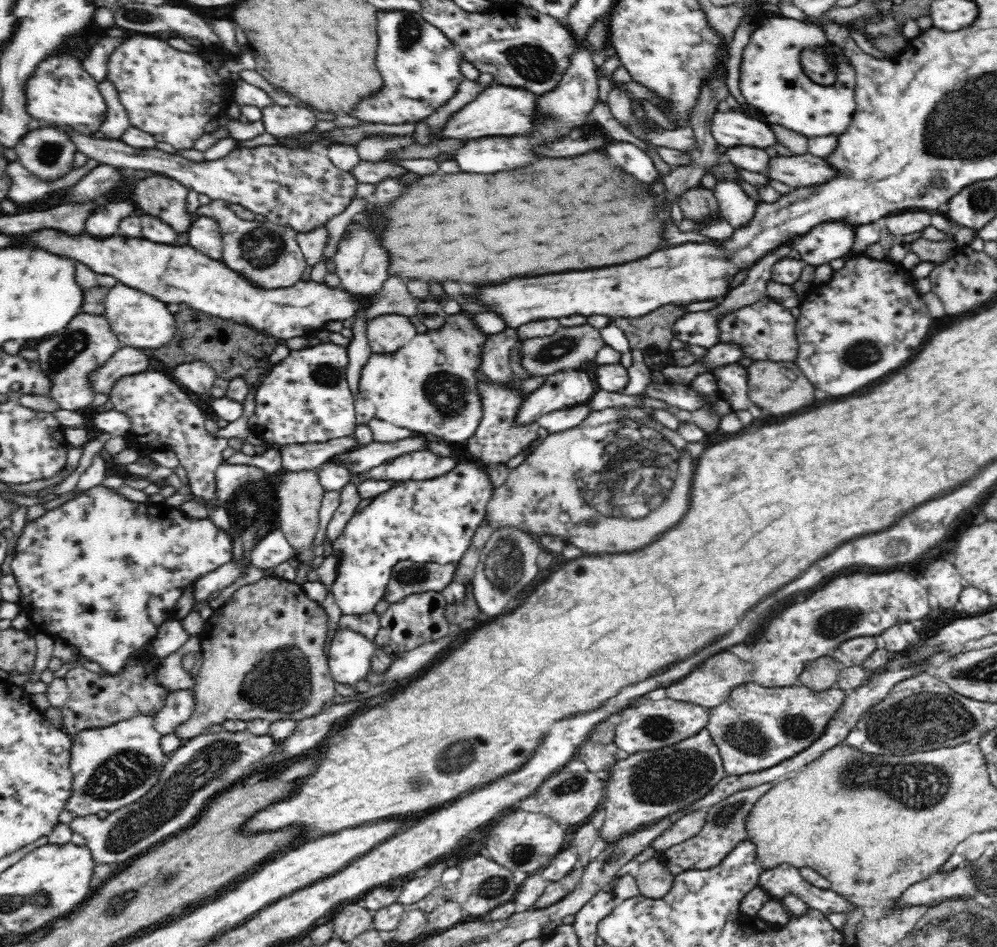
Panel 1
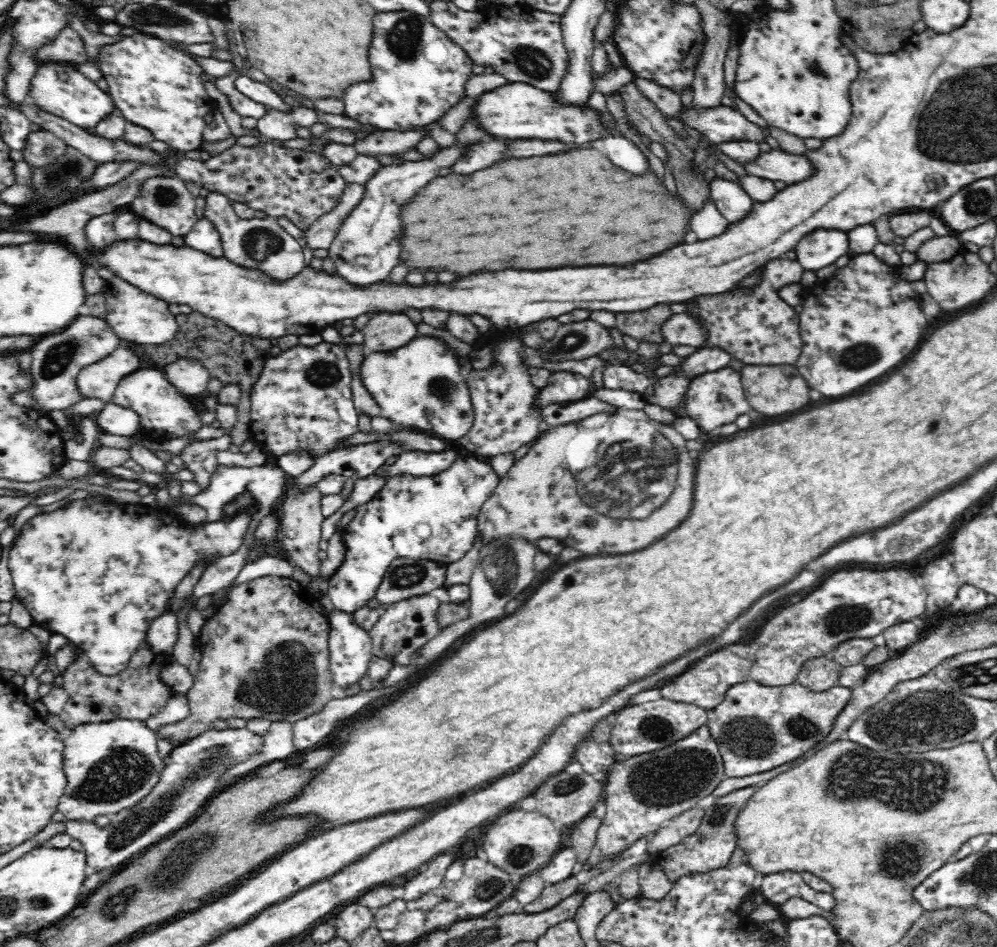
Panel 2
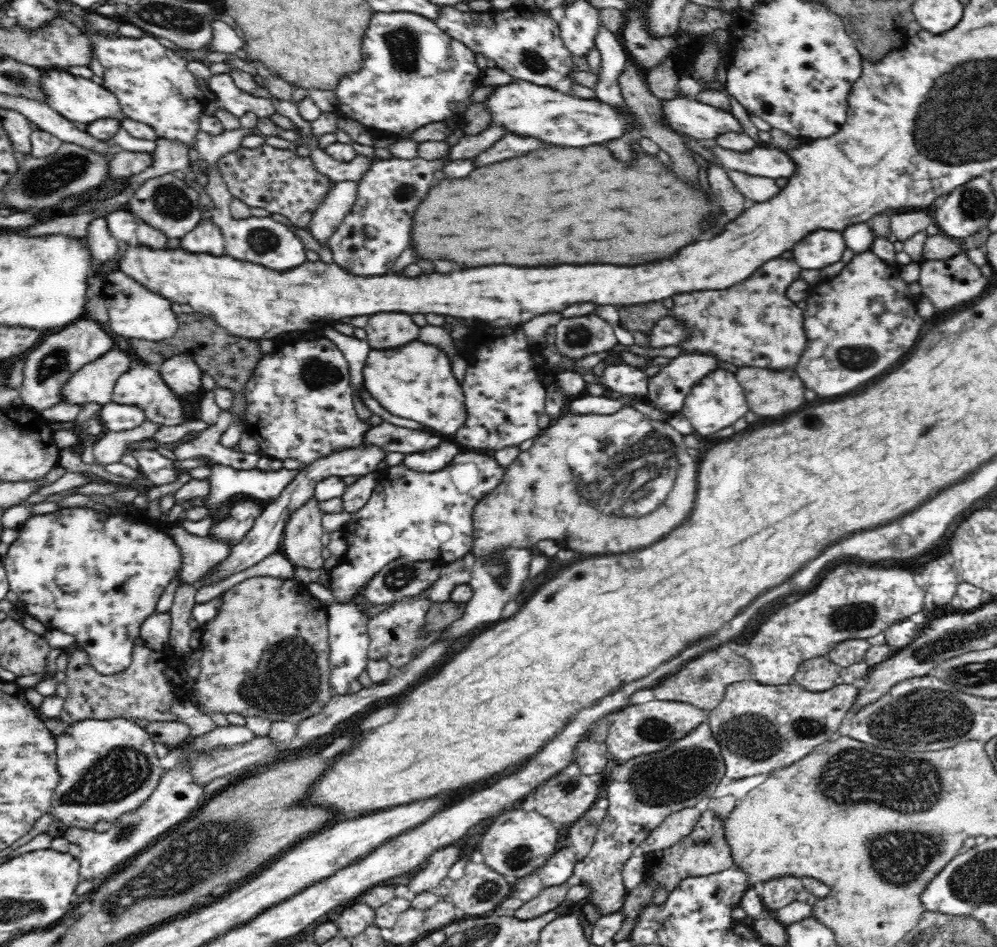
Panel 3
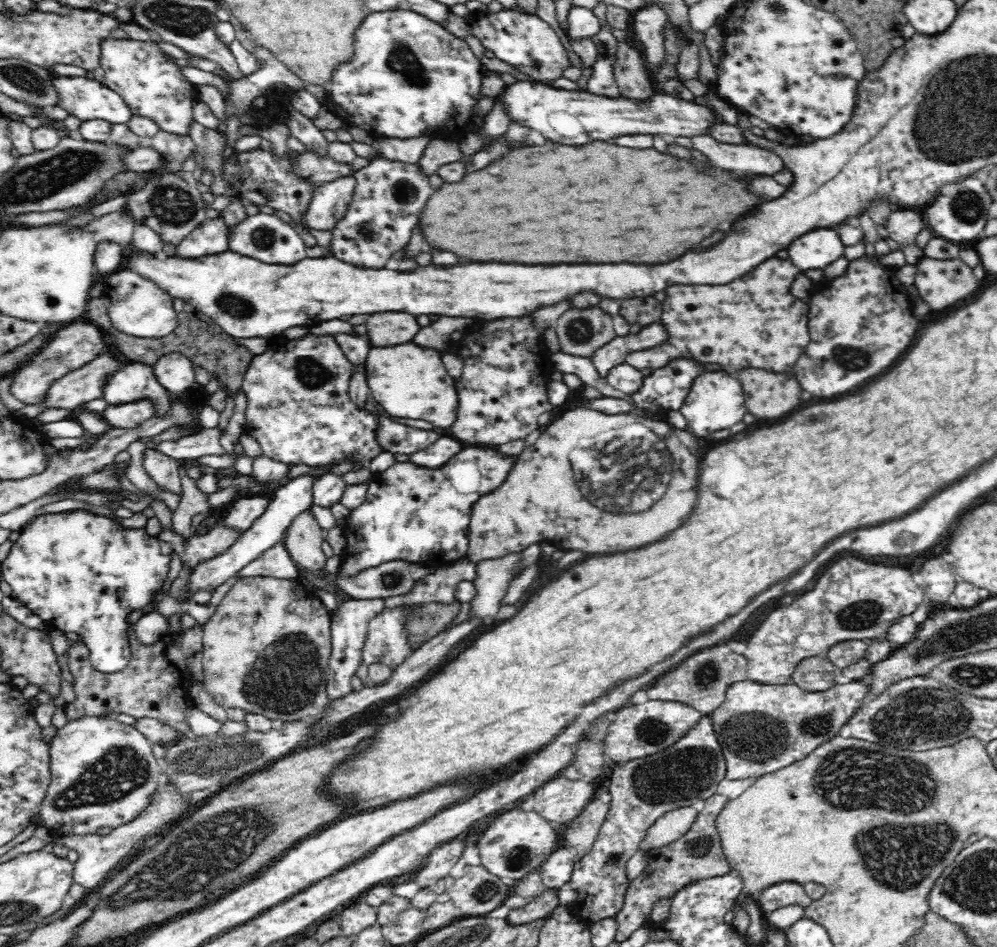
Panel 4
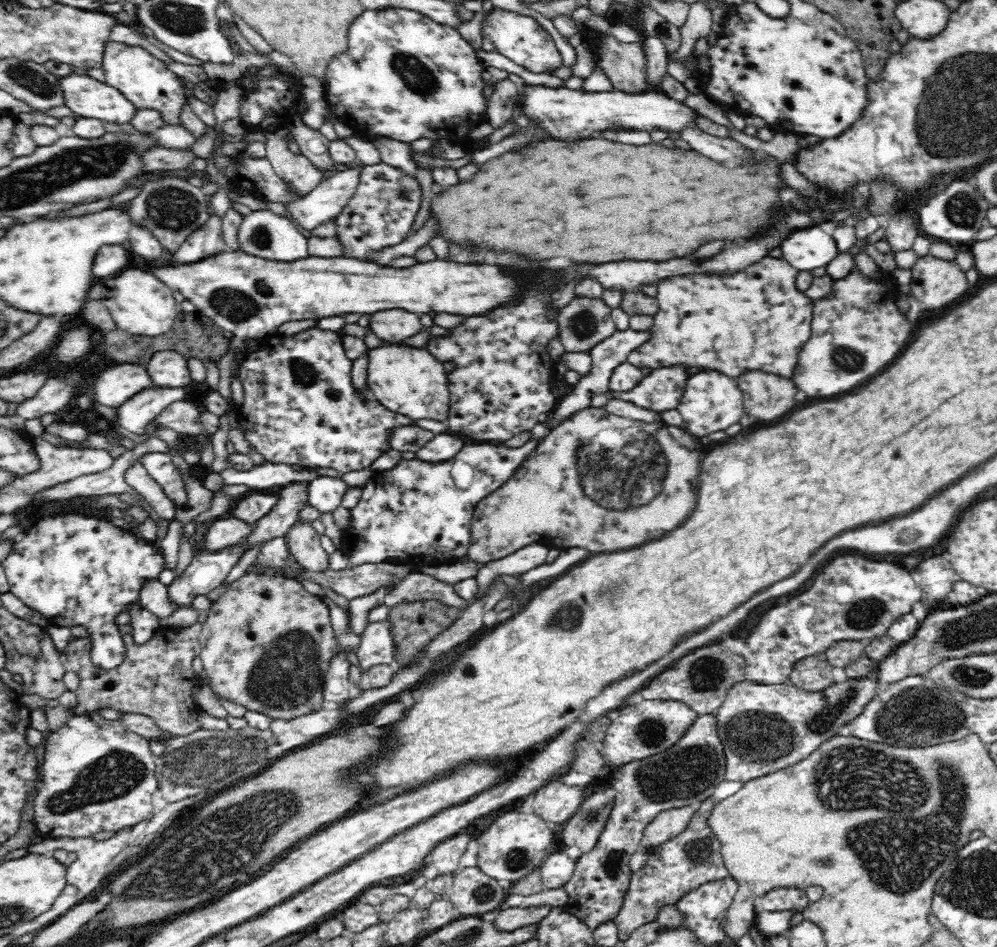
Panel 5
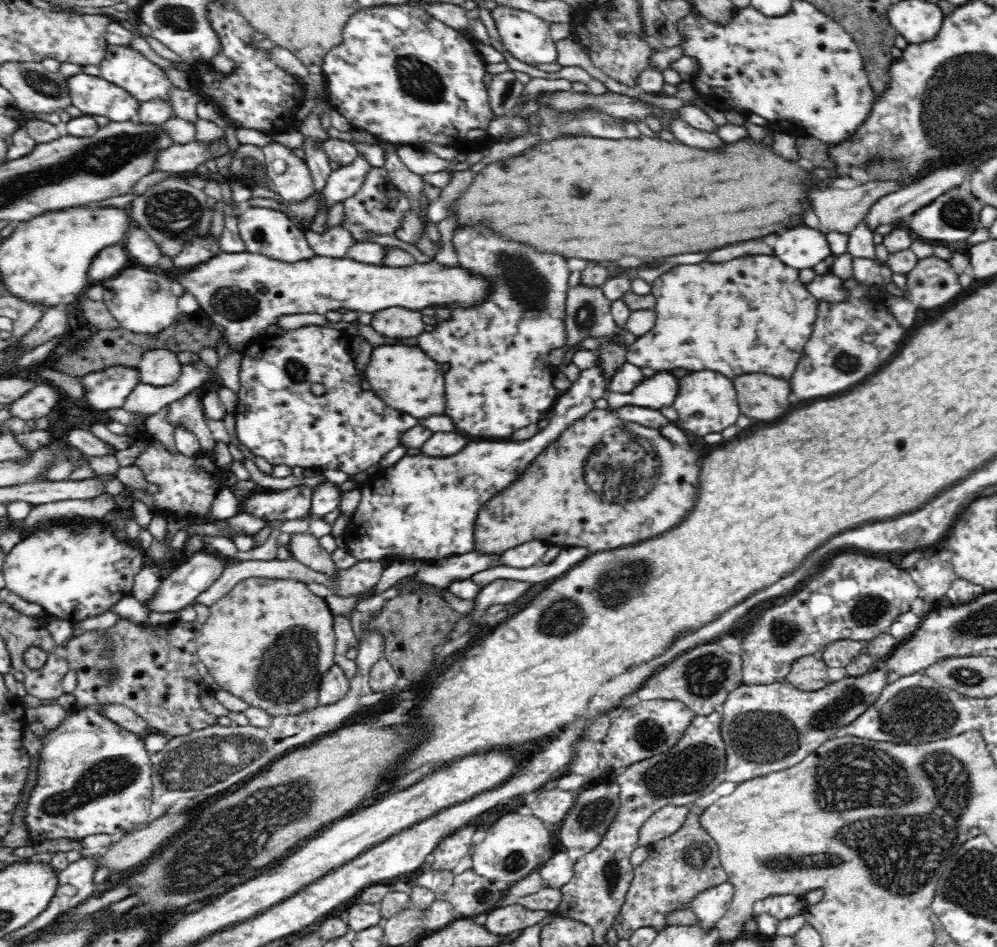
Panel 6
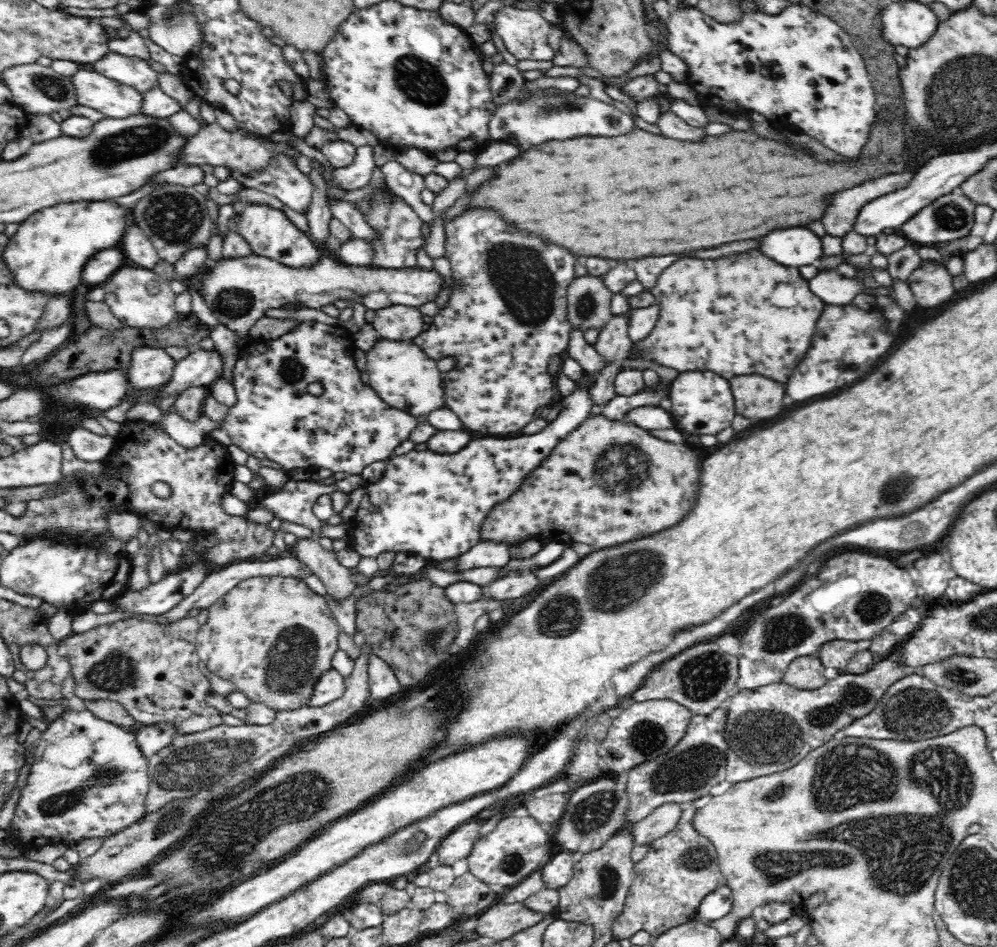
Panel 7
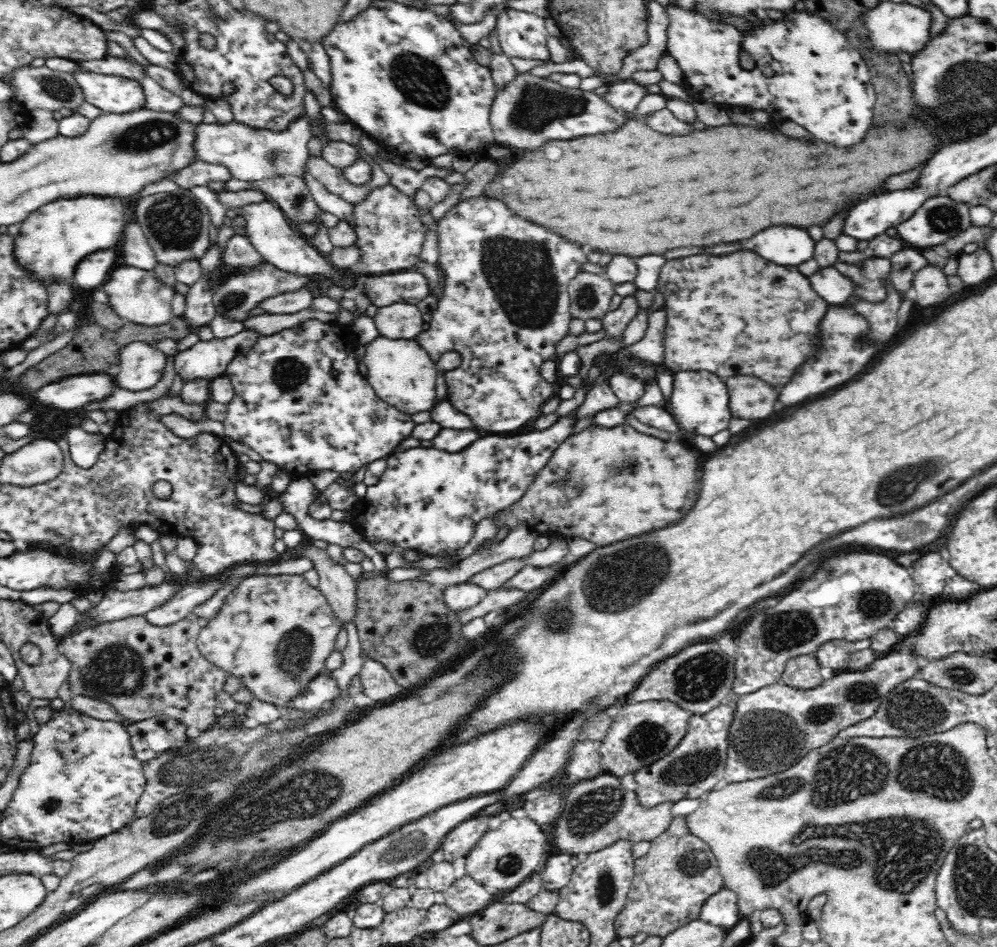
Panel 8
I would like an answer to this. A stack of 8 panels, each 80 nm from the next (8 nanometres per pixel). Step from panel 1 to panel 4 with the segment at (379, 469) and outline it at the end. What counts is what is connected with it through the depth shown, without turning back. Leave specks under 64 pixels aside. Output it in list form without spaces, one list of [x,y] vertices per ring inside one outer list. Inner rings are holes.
[[[440,436],[430,446],[410,455],[409,460],[418,465],[426,465],[430,468],[438,468],[446,464],[455,454],[463,449],[460,440],[454,436]]]

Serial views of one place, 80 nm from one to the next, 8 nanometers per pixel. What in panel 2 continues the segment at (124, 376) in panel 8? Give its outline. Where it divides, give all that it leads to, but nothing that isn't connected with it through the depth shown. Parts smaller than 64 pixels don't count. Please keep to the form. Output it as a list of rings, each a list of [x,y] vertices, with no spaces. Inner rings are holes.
[[[177,358],[173,363],[165,364],[161,370],[174,389],[184,396],[206,392],[211,378],[206,367],[196,359]]]

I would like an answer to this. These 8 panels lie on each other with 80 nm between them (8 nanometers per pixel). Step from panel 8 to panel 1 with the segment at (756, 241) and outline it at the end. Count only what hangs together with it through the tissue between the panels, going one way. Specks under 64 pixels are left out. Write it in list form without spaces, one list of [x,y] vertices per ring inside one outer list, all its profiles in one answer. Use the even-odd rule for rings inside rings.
[[[824,223],[794,242],[804,265],[822,266],[848,254],[854,244],[855,227],[842,223]]]

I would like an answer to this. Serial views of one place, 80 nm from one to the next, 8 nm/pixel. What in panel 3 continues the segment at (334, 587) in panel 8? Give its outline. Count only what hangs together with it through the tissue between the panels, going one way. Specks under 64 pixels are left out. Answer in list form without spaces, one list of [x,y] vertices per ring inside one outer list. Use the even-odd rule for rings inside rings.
[[[310,498],[302,508],[290,514],[284,528],[281,551],[294,566],[300,566],[309,571],[323,568],[322,534],[325,529],[322,523],[322,511],[319,502]]]

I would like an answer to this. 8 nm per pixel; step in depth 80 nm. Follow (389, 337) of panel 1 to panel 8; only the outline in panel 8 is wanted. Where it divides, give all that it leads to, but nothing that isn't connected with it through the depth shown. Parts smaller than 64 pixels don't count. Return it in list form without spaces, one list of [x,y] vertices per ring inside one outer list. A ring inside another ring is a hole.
[[[390,304],[378,308],[374,322],[384,336],[402,336],[406,340],[416,338],[422,332],[422,314],[414,304]]]

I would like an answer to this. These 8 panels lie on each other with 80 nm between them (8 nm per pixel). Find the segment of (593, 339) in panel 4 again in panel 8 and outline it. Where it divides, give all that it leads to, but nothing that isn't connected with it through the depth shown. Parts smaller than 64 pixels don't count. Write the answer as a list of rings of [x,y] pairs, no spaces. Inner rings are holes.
[[[580,272],[569,282],[571,317],[602,320],[615,294],[614,286],[604,273]]]

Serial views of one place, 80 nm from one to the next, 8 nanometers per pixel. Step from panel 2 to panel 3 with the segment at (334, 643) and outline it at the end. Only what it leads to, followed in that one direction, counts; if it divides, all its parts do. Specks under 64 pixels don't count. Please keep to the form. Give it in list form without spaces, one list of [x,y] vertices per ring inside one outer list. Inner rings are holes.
[[[353,601],[347,603],[334,603],[327,606],[329,626],[329,683],[334,694],[345,695],[350,690],[350,682],[367,667],[367,648],[369,645],[369,634],[367,624],[370,613],[362,605]]]

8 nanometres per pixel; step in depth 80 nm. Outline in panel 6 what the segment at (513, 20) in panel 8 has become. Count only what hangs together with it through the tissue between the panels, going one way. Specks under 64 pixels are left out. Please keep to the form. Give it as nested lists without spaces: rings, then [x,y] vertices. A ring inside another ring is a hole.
[[[497,6],[491,11],[497,32],[506,50],[519,61],[531,66],[555,62],[557,48],[552,41],[550,25],[547,20],[528,10],[518,10],[507,6]]]

